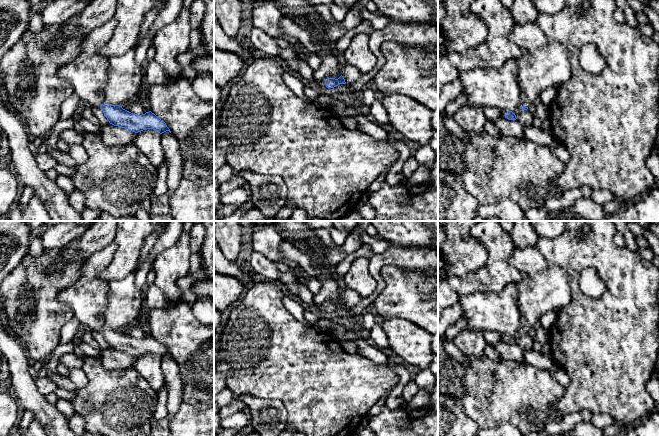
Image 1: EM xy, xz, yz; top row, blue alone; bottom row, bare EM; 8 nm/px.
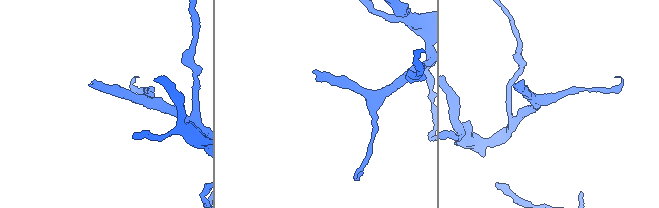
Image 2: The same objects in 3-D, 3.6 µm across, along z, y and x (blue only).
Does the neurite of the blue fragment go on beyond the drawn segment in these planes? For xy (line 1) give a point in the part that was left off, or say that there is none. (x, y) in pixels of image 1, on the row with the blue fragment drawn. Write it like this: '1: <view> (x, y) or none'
1: xy (88, 73)

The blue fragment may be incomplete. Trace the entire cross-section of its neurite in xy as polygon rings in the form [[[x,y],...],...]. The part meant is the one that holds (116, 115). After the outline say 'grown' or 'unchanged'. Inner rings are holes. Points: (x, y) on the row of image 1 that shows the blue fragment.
[[[109,21],[93,29],[81,42],[81,52],[71,62],[63,65],[58,75],[68,81],[74,93],[91,107],[100,108],[110,124],[138,133],[153,129],[160,134],[170,131],[166,123],[151,111],[133,114],[120,105],[105,102],[104,88],[108,80],[109,57],[101,53],[111,39],[117,21]]]; grown

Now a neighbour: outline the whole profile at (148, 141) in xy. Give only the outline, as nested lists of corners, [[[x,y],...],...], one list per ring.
[[[147,129],[136,133],[134,144],[155,167],[158,168],[165,160],[161,134],[158,131]]]

